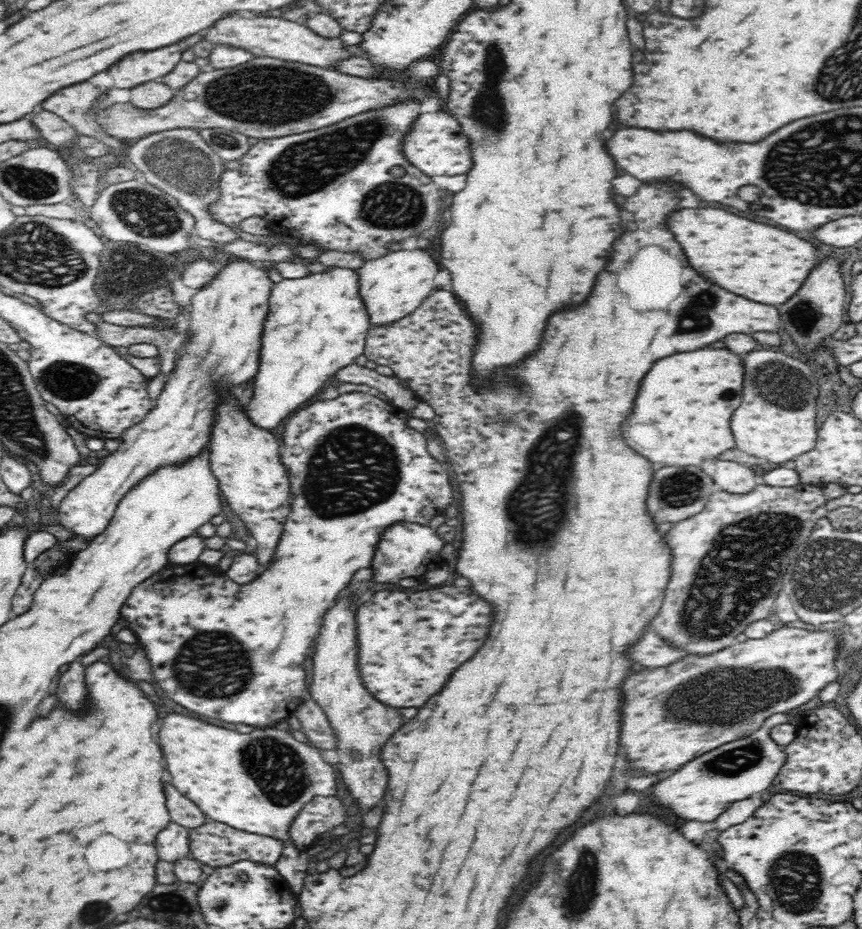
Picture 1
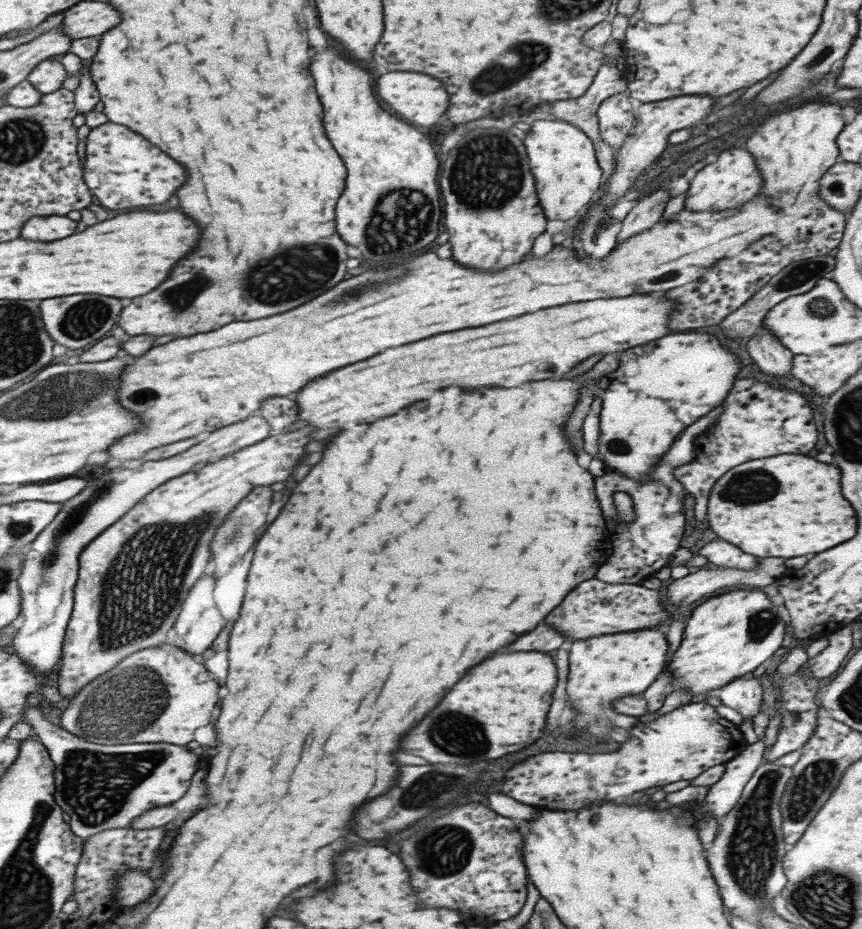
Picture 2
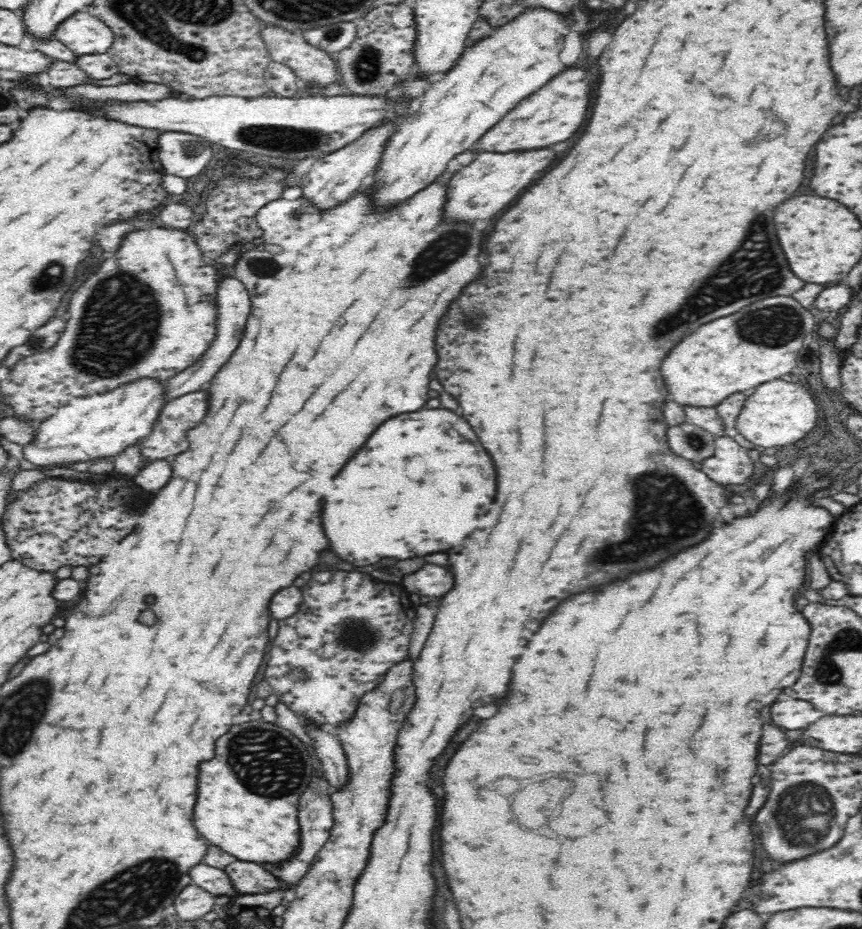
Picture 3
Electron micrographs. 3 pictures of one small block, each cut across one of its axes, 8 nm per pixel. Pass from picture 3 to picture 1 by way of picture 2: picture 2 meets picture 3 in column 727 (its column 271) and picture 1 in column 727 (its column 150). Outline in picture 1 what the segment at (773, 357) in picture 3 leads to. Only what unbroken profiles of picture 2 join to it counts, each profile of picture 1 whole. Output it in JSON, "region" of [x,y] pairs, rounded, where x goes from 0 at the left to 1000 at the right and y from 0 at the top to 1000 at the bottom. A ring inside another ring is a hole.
{"region":[[[814,375],[796,381],[782,381],[763,388],[754,403],[745,409],[745,418],[735,433],[735,446],[722,456],[726,478],[754,497],[770,502],[814,502],[812,495],[833,495],[838,487],[852,482],[847,450],[858,437],[858,422],[863,411],[861,385],[842,375]],[[807,403],[847,403],[847,405],[807,405]]]}

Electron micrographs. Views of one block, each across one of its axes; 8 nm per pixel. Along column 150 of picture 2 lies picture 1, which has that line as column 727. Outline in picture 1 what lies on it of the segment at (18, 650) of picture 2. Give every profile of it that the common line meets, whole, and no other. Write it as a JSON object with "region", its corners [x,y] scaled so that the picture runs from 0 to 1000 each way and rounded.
{"region":[[[831,495],[831,508],[826,512],[831,527],[845,532],[868,532],[877,525],[877,508],[856,497]]]}

